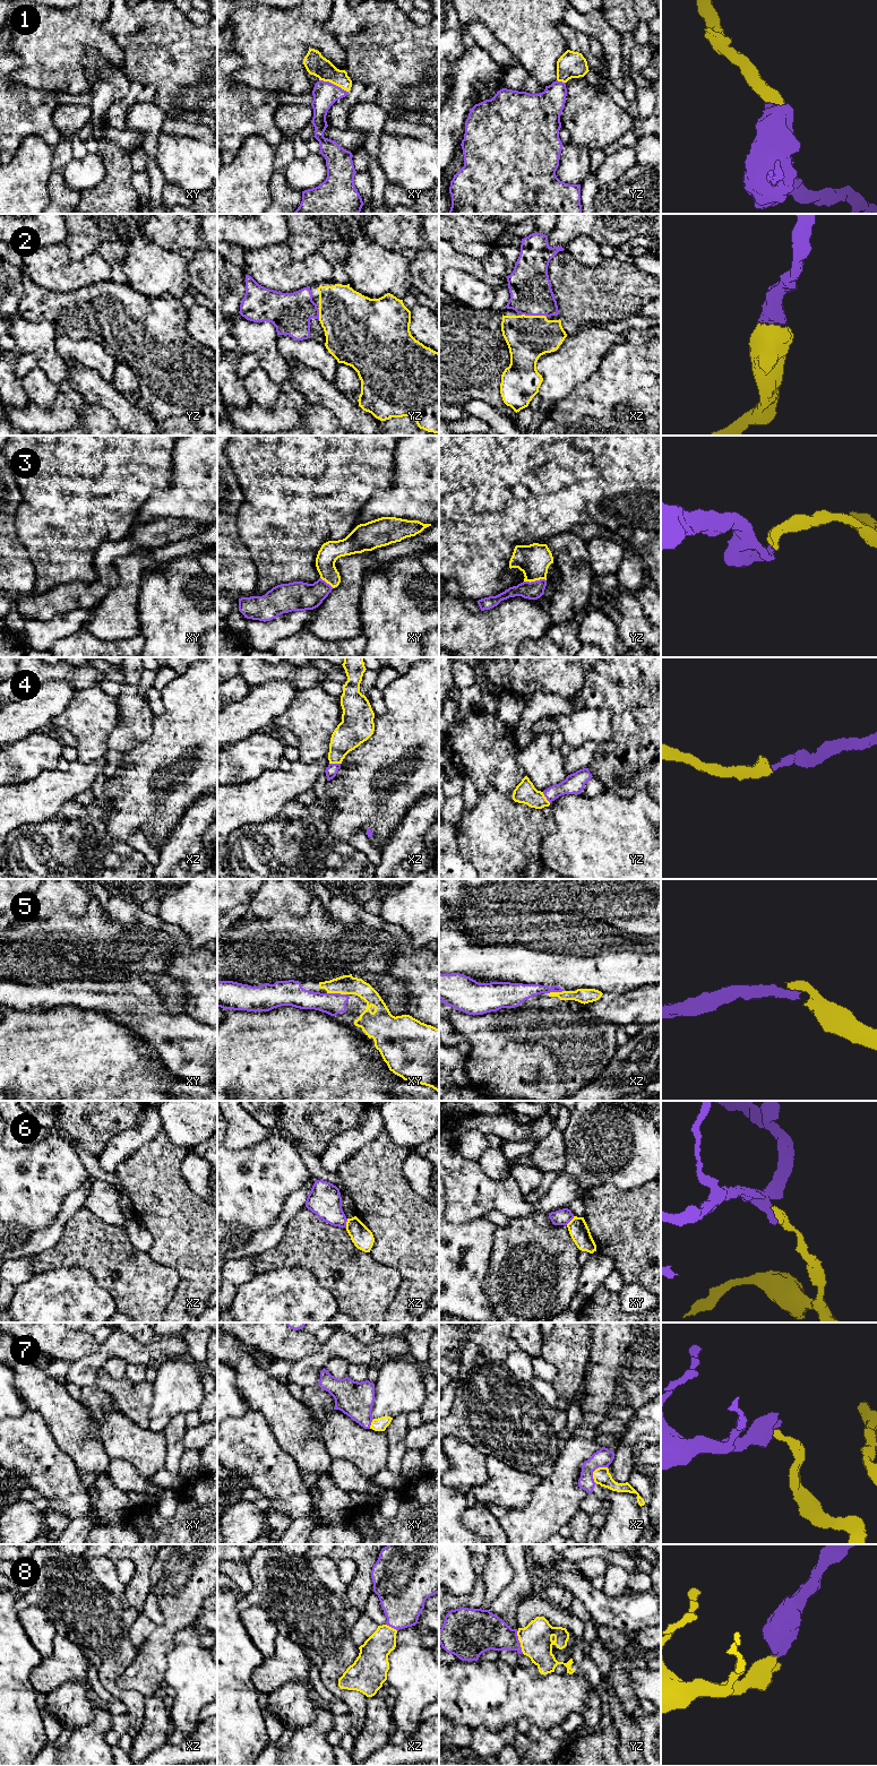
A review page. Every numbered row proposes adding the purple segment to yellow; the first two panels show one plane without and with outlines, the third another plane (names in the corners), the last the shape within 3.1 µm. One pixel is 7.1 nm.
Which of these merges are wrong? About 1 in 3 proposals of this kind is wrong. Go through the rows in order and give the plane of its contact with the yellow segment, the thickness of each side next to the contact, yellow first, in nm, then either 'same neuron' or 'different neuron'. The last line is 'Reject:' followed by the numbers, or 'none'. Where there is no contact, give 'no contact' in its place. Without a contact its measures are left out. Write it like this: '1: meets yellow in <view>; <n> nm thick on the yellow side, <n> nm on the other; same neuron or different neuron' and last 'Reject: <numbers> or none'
1: meets yellow in xy; 150 nm thick on the yellow side, 180 nm on the other; same neuron
2: meets yellow in xz; 320 nm thick on the yellow side, 300 nm on the other; same neuron
3: meets yellow in yz; 220 nm thick on the yellow side, 130 nm on the other; same neuron
4: meets yellow in xz; 220 nm thick on the yellow side, 80 nm on the other; same neuron
5: meets yellow in xy; 140 nm thick on the yellow side, 160 nm on the other; same neuron
6: meets yellow in xz; 150 nm thick on the yellow side, 240 nm on the other; different neuron
7: meets yellow in xz; 120 nm thick on the yellow side, 130 nm on the other; different neuron
8: meets yellow in yz; 220 nm thick on the yellow side, 260 nm on the other; same neuron
Reject: 6, 7

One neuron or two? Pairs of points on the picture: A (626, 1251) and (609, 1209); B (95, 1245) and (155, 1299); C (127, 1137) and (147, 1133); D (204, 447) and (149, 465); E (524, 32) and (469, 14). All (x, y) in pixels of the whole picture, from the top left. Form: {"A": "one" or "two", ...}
{"A": "one", "B": "one", "C": "one", "D": "two", "E": "one"}

